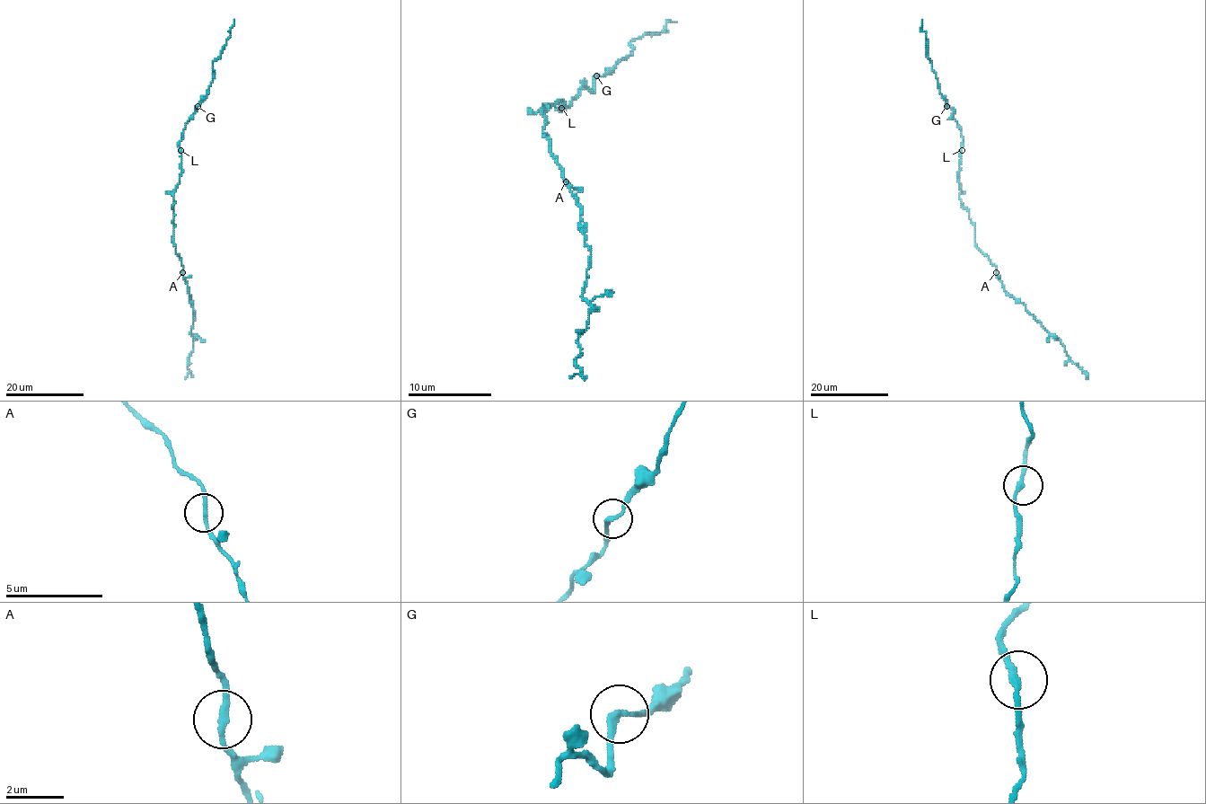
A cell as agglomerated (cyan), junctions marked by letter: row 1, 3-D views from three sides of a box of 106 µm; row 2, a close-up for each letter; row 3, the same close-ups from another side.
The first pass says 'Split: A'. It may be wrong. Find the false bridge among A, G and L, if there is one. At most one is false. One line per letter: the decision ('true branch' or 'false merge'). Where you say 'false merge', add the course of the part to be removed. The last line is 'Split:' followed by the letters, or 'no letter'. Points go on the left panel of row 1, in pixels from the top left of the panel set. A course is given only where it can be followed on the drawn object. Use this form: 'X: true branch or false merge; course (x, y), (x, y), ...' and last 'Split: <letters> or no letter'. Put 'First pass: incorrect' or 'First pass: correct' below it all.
A: true branch
G: true branch
L: true branch
Split: no letter
First pass: incorrect

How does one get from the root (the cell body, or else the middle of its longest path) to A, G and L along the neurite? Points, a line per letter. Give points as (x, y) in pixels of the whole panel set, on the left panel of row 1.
A: (173, 209), (172, 242), (176, 246), (182, 272)
G: (173, 209), (173, 190), (181, 172), (179, 143), (182, 129), (198, 106)
L: (173, 209), (173, 190), (181, 172), (180, 150)

